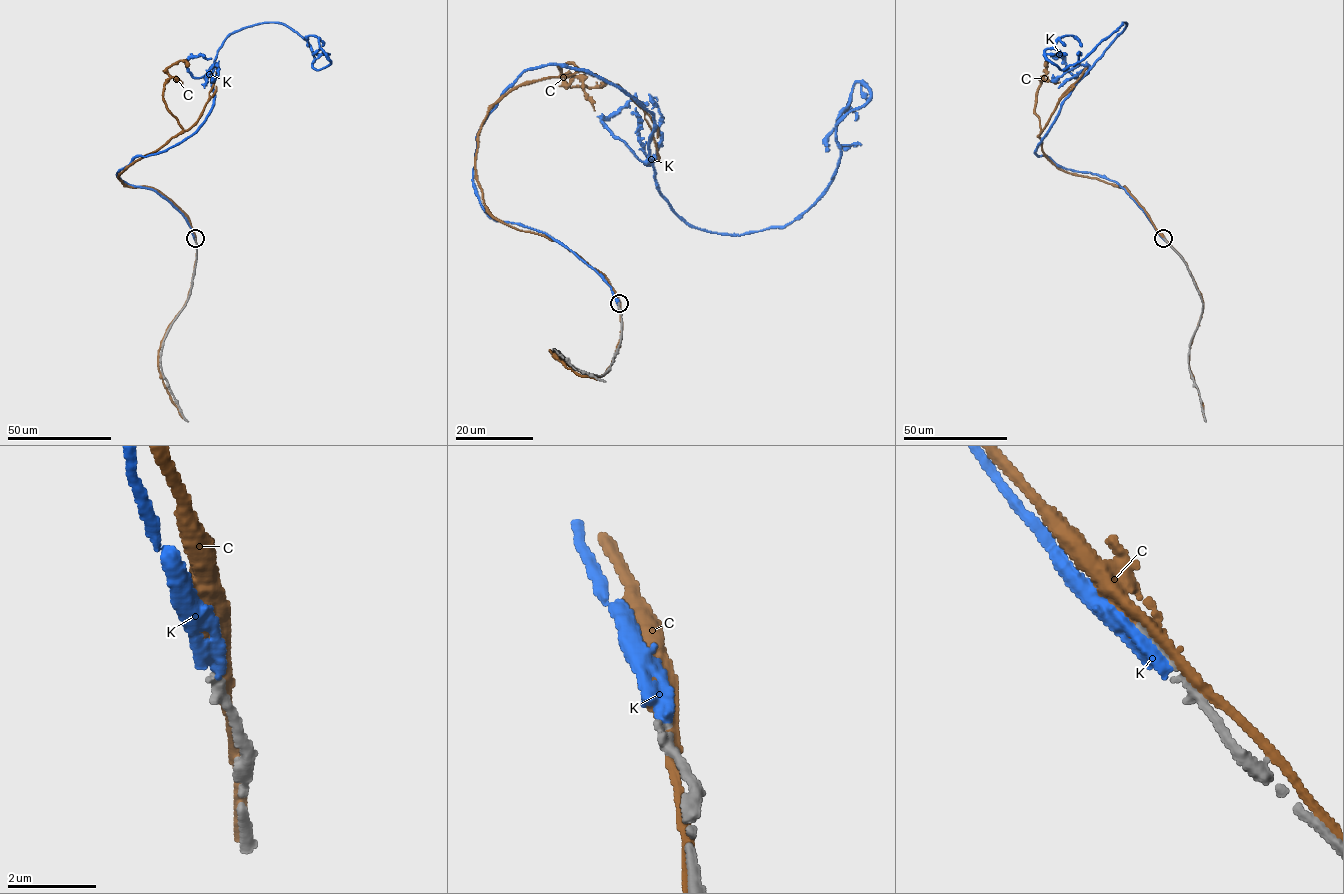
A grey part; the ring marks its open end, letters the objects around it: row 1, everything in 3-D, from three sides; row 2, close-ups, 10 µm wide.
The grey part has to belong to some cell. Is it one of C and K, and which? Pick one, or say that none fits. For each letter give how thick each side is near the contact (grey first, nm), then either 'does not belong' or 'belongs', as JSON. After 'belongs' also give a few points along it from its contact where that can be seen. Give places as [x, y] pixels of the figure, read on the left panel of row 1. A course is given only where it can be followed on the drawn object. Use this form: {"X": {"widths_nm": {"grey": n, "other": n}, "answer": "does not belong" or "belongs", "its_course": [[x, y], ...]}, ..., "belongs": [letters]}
{"C": {"widths_nm": {"grey": 280, "other": 280}, "answer": "does not belong"}, "K": {"widths_nm": {"grey": 240, "other": 460}, "answer": "does not belong"}, "belongs": []}

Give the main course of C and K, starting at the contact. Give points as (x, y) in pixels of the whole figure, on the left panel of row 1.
C: (195, 240), (187, 216), (170, 199), (118, 177), (182, 130), (163, 91), (167, 68), (180, 60), (187, 66)
K: (195, 239), (116, 174), (200, 125), (229, 35), (285, 24), (330, 63), (308, 46)

